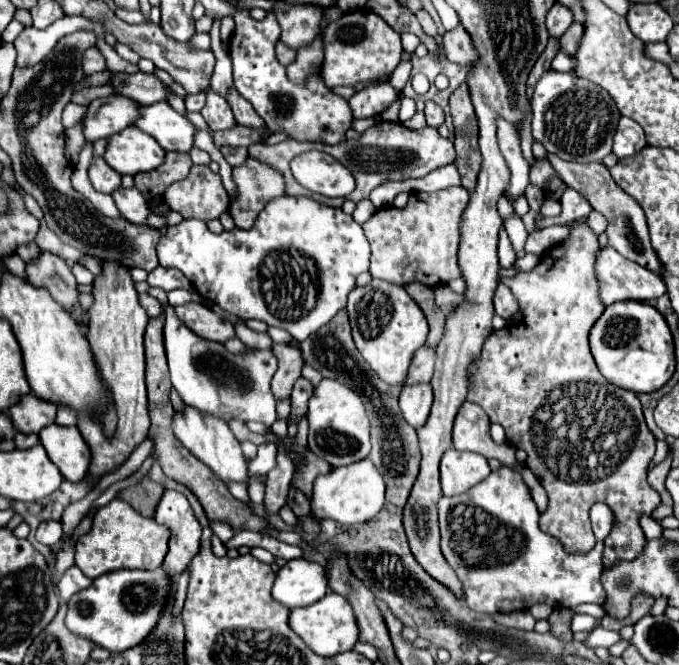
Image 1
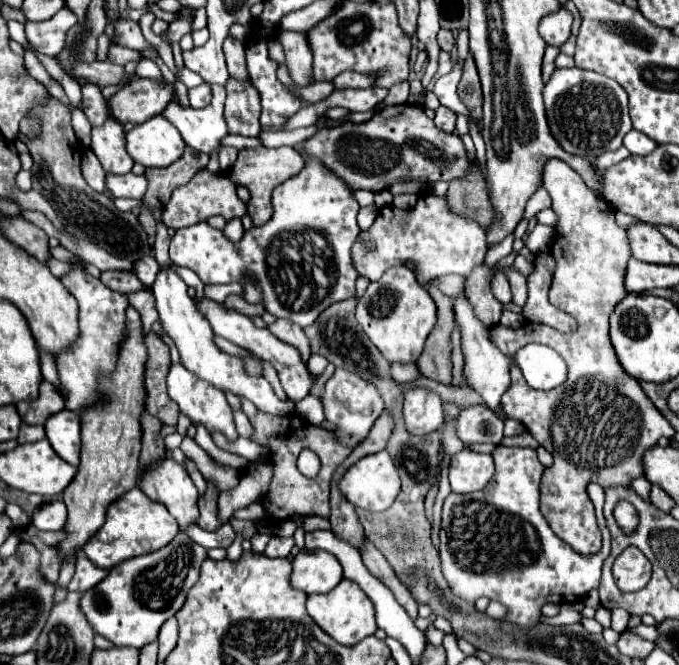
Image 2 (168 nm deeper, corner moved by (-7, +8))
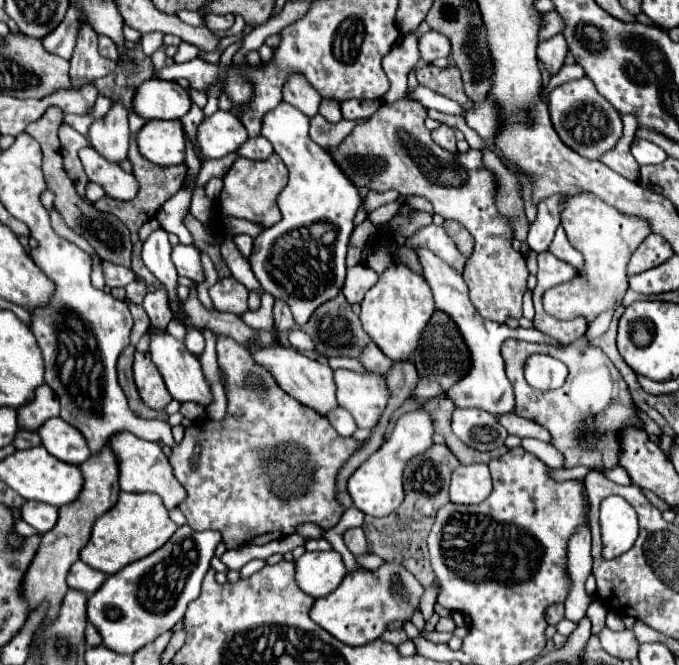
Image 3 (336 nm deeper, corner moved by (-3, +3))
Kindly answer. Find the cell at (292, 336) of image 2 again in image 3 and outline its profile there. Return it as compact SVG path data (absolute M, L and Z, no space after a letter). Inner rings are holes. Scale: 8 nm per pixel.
M279 299L275 301L275 307L273 307L273 319L277 323L277 333L279 331L289 331L295 327L295 321L293 321L293 315L287 307L287 303L279 303Z

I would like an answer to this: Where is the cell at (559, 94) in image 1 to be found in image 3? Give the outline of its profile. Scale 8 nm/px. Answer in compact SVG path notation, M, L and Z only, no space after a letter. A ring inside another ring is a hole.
M589 77L569 81L553 89L549 93L549 113L561 141L587 159L599 159L621 139L623 123L619 111L615 111L615 107L597 93Z

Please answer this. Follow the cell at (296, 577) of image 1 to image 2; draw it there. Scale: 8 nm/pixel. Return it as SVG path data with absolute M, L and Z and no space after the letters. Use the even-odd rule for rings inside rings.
M301 550L293 558L291 586L305 594L327 594L343 580L343 568L329 552Z

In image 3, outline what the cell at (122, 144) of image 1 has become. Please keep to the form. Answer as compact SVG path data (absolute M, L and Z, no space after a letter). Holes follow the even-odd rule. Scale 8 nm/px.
M147 121L137 133L139 151L155 165L179 165L185 161L185 133L181 121Z

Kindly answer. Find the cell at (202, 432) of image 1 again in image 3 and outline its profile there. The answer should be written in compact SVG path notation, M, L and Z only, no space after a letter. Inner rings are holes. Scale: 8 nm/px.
M151 327L149 335L151 335L151 343L149 343L151 361L155 363L155 367L163 375L163 381L165 381L171 397L177 399L179 403L195 401L199 405L209 405L211 403L211 391L209 391L209 383L201 371L199 359L193 353L189 353L185 349L185 345L181 341L177 341L175 337L171 337L165 329L153 329Z

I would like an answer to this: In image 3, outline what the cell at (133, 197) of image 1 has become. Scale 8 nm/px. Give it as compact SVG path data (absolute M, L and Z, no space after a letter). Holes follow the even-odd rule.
M93 147L79 149L79 159L85 167L89 181L101 185L113 199L129 201L137 193L137 181L131 173L125 173L117 163L103 159Z

